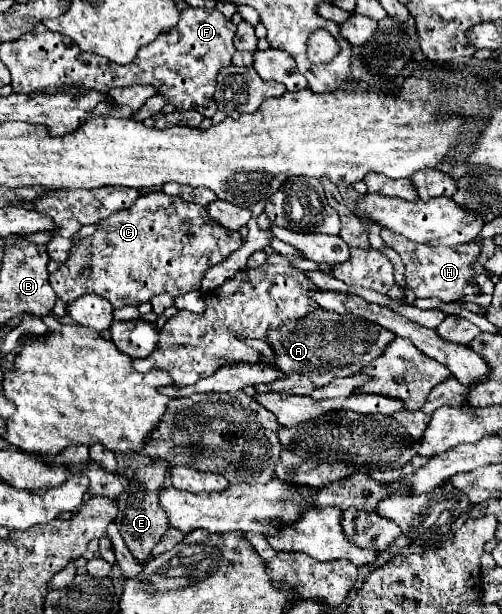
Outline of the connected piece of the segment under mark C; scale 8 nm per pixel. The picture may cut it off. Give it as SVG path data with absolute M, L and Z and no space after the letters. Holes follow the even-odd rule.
M149 192L149 194L141 194L131 208L119 210L111 214L109 218L105 218L103 222L99 222L97 232L91 236L91 244L89 244L89 238L75 242L67 262L63 262L61 268L55 270L49 278L51 278L51 286L55 294L63 300L63 304L71 304L83 294L99 294L103 298L109 298L109 302L115 308L139 306L163 292L171 296L181 296L191 290L199 290L205 272L211 266L227 260L229 254L241 248L241 244L243 240L239 232L219 226L207 214L205 206L183 202L181 198L167 196L165 192ZM85 266L91 266L89 278L79 276L81 268Z

